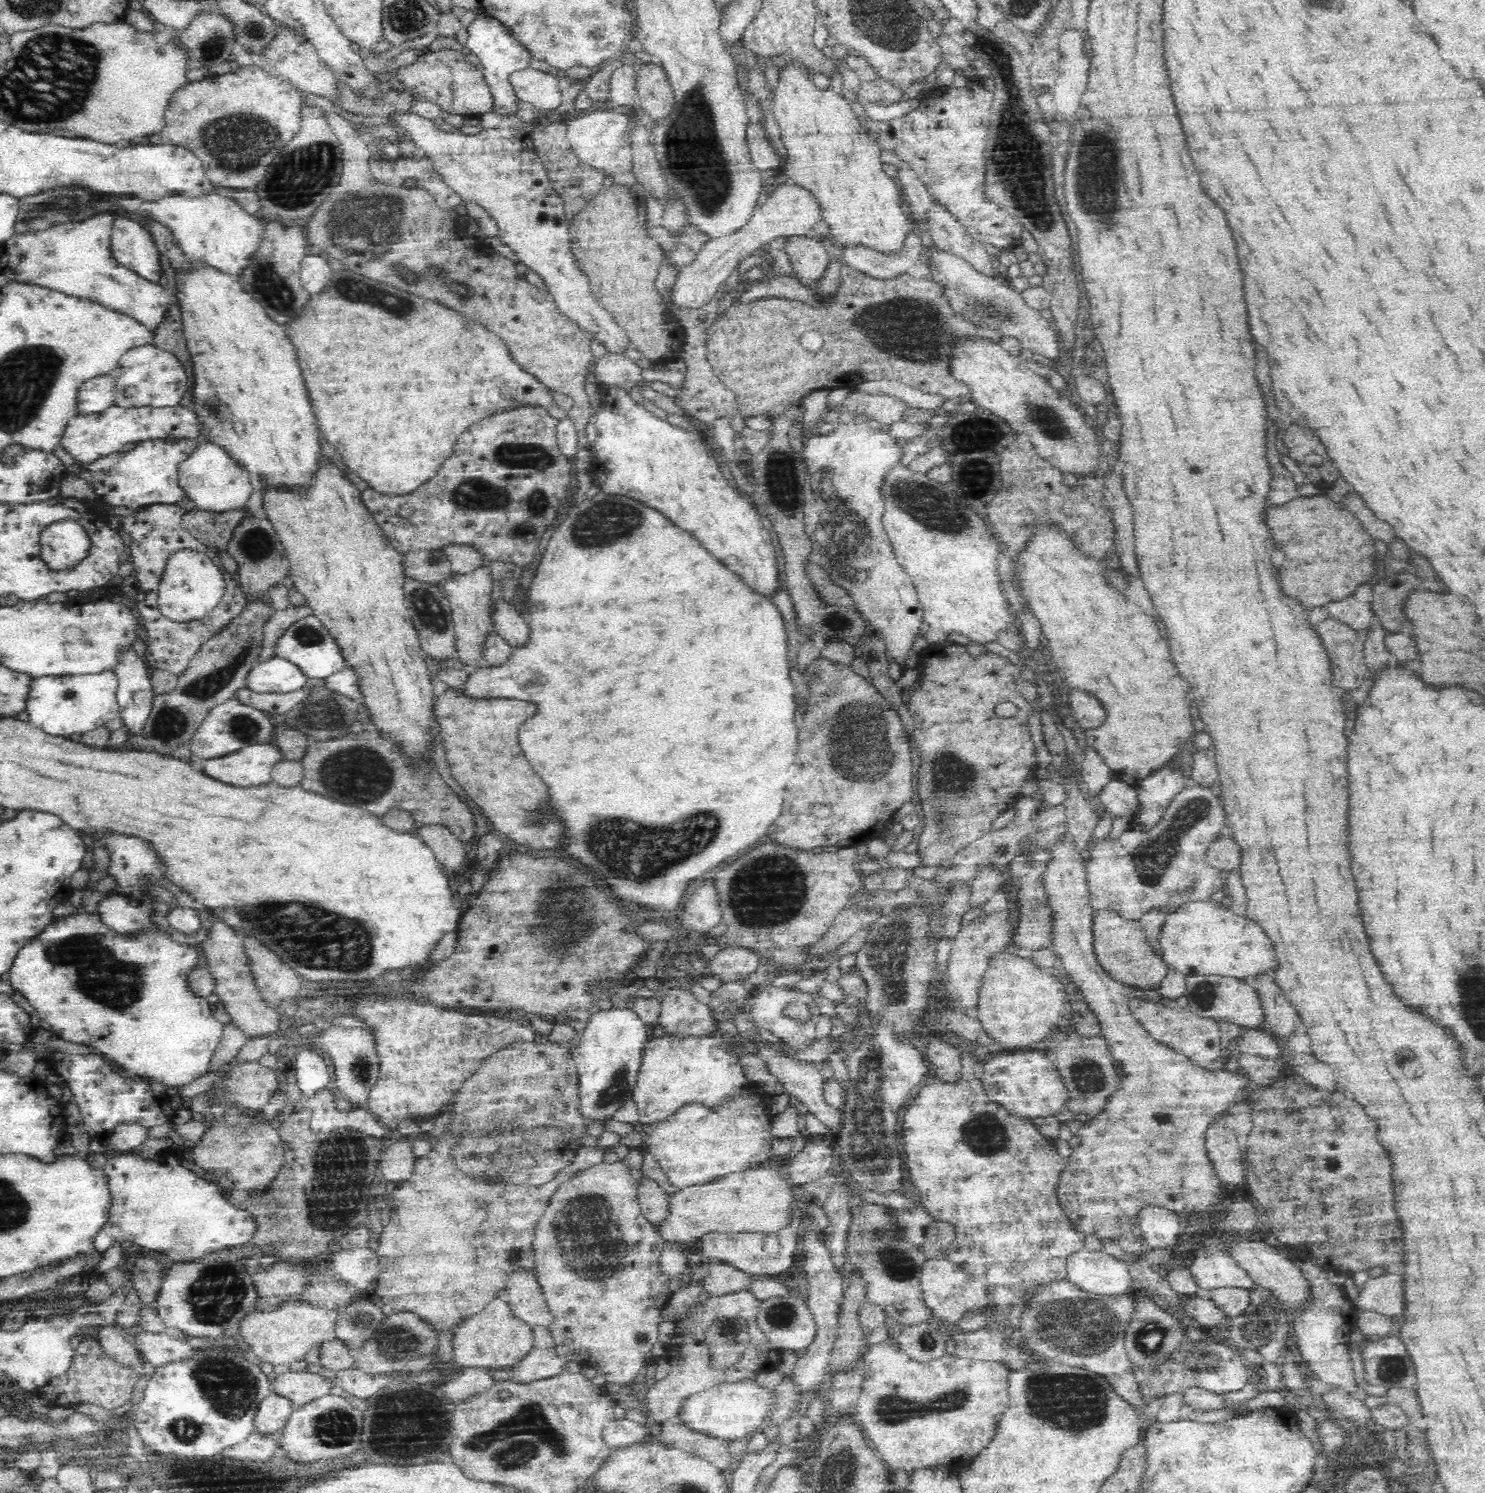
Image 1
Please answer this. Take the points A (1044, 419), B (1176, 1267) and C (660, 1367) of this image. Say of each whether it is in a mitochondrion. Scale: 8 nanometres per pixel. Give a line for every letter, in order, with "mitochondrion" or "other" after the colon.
A: mitochondrion
B: other
C: other

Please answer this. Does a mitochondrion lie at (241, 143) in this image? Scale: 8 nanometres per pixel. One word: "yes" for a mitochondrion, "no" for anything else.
yes

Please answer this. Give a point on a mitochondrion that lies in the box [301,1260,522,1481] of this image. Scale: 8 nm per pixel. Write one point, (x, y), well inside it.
(334, 1428)

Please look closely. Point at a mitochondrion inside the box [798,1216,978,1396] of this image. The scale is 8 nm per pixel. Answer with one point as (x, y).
(898, 1262)

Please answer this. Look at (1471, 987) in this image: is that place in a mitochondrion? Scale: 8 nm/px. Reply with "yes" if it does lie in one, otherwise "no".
yes

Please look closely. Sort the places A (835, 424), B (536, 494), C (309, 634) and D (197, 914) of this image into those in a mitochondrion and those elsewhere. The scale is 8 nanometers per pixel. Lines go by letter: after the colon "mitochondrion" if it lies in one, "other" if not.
A: other
B: mitochondrion
C: mitochondrion
D: other

